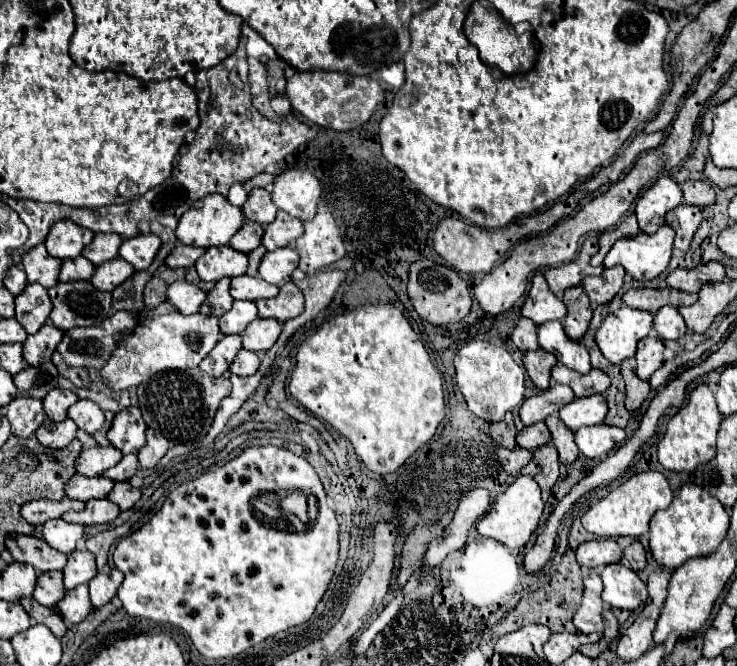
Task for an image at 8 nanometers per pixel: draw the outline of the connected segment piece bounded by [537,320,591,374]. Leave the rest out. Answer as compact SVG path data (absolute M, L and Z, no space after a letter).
M557 320L545 322L537 328L537 334L539 334L541 348L547 352L553 352L561 364L565 364L571 370L577 370L581 374L591 370L587 348L581 342L569 340L569 336L565 336L561 322L557 322Z

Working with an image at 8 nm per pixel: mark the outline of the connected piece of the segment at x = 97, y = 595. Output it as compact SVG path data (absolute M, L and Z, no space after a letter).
M111 568L111 572L107 574L97 574L89 582L89 594L91 594L93 608L101 608L101 604L109 602L117 594L121 580L123 580L123 572L117 568Z

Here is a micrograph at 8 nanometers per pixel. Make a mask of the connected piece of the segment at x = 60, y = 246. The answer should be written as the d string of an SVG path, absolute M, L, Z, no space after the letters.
M59 220L57 224L53 224L45 240L45 246L47 246L47 252L59 260L77 258L81 256L83 248L91 244L93 236L95 232L89 232L87 228L73 224L71 220Z

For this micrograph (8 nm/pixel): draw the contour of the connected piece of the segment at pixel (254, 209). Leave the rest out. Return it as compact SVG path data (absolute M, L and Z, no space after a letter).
M255 188L243 206L245 218L259 222L261 226L271 224L277 218L277 212L279 212L279 208L273 204L271 194L265 188Z

